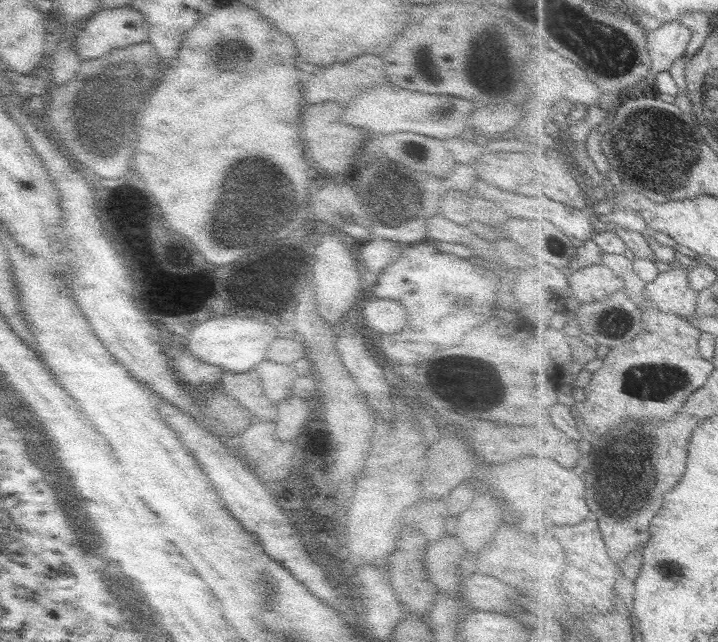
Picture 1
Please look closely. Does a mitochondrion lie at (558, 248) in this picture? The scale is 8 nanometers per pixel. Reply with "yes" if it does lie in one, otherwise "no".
no

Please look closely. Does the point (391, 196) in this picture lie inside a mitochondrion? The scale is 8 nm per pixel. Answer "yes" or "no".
yes

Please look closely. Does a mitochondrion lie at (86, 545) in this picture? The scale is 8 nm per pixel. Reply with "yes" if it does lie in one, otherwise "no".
no

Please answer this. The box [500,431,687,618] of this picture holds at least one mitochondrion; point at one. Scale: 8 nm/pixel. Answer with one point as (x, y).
(631, 479)

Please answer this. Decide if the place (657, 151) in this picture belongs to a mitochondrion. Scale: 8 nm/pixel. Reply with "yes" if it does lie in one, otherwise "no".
yes

